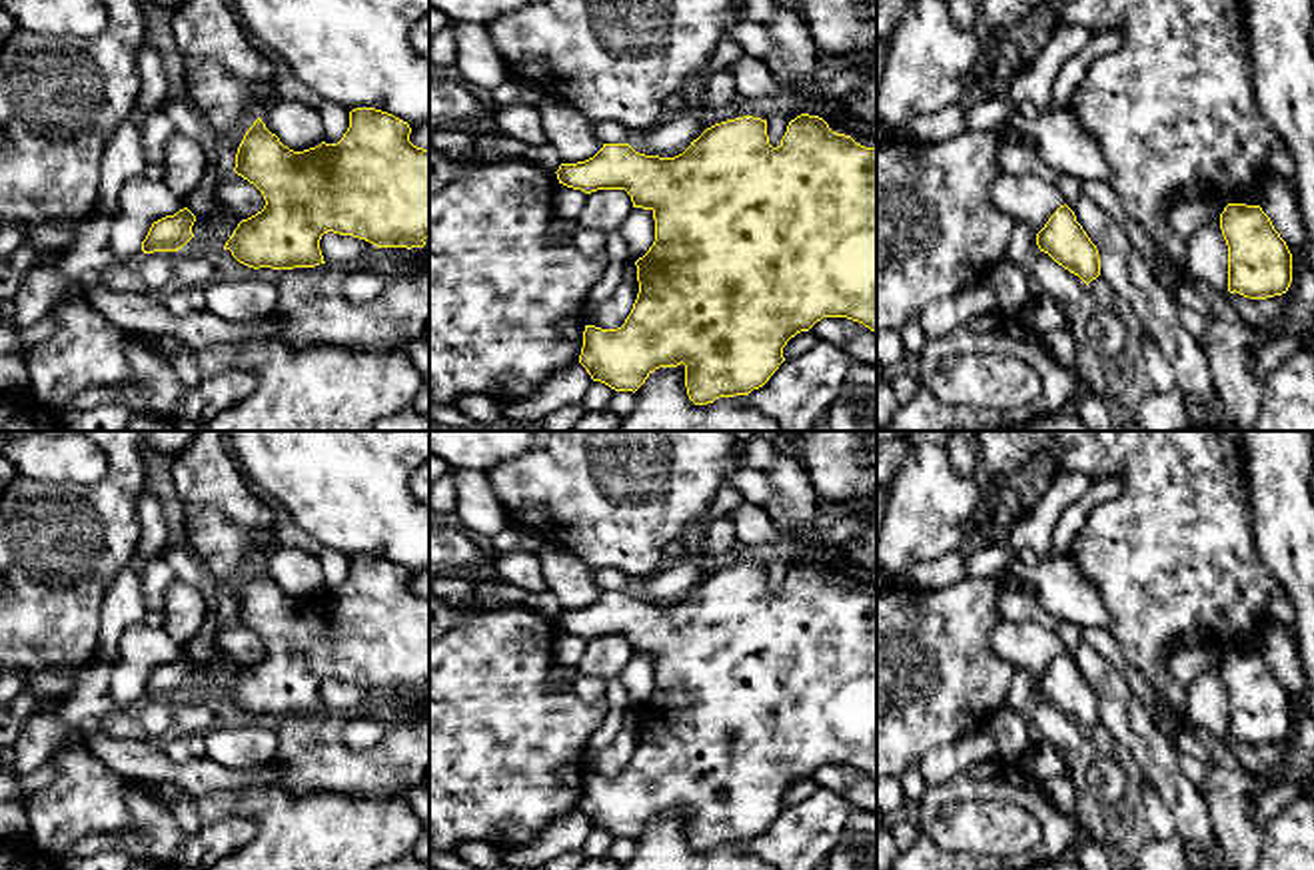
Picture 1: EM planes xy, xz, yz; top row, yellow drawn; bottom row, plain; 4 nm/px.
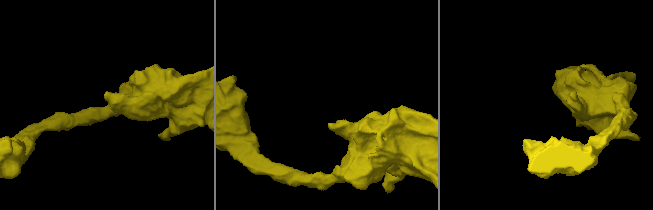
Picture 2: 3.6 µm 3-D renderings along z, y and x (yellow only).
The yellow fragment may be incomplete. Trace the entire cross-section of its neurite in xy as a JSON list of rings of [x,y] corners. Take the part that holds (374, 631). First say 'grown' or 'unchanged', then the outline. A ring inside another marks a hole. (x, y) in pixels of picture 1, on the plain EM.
unchanged | [[[355,555],[337,591],[294,599],[258,565],[238,595],[234,619],[262,639],[266,652],[238,670],[224,696],[254,716],[294,716],[326,710],[320,686],[328,678],[375,694],[423,694],[429,684],[429,599],[413,593],[409,581],[409,571],[393,561]]]

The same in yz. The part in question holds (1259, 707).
unchanged | [[[1228,651],[1220,676],[1228,692],[1230,740],[1266,746],[1288,738],[1292,700],[1260,652]]]

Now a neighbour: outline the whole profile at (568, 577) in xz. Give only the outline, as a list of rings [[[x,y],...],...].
[[[545,543],[537,557],[547,589],[557,597],[561,611],[585,609],[603,595],[593,569],[571,551]]]

